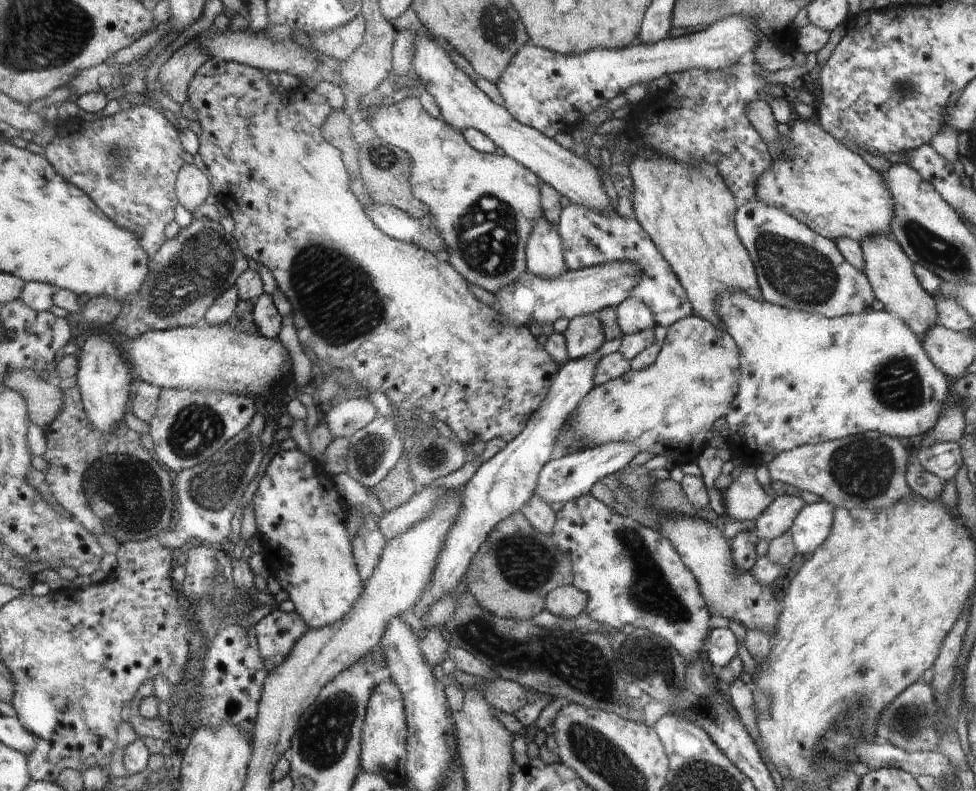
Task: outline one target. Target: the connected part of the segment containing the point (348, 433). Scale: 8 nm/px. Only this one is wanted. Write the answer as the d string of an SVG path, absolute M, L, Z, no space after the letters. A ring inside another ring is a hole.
M366 397L346 398L332 405L322 414L333 438L350 438L355 432L364 428L378 415L372 402Z

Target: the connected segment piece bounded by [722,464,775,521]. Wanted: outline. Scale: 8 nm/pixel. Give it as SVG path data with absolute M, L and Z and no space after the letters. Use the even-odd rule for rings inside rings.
M744 465L740 476L722 491L726 513L732 521L754 520L773 500L760 486L756 477L757 465Z

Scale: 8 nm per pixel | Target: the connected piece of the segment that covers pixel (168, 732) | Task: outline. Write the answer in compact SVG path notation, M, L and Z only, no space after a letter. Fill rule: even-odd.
M153 680L150 682L144 682L144 686L140 688L140 692L136 694L132 702L133 710L129 721L132 722L132 726L138 730L138 734L144 738L156 738L156 740L164 740L168 742L172 738L172 726L170 722L166 724L160 716L154 718L144 718L142 712L140 712L140 704L146 697L154 695Z

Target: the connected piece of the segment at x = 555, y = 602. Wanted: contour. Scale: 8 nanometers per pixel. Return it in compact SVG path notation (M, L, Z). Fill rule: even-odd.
M573 584L558 587L549 593L546 608L563 618L575 618L585 612L588 596Z

